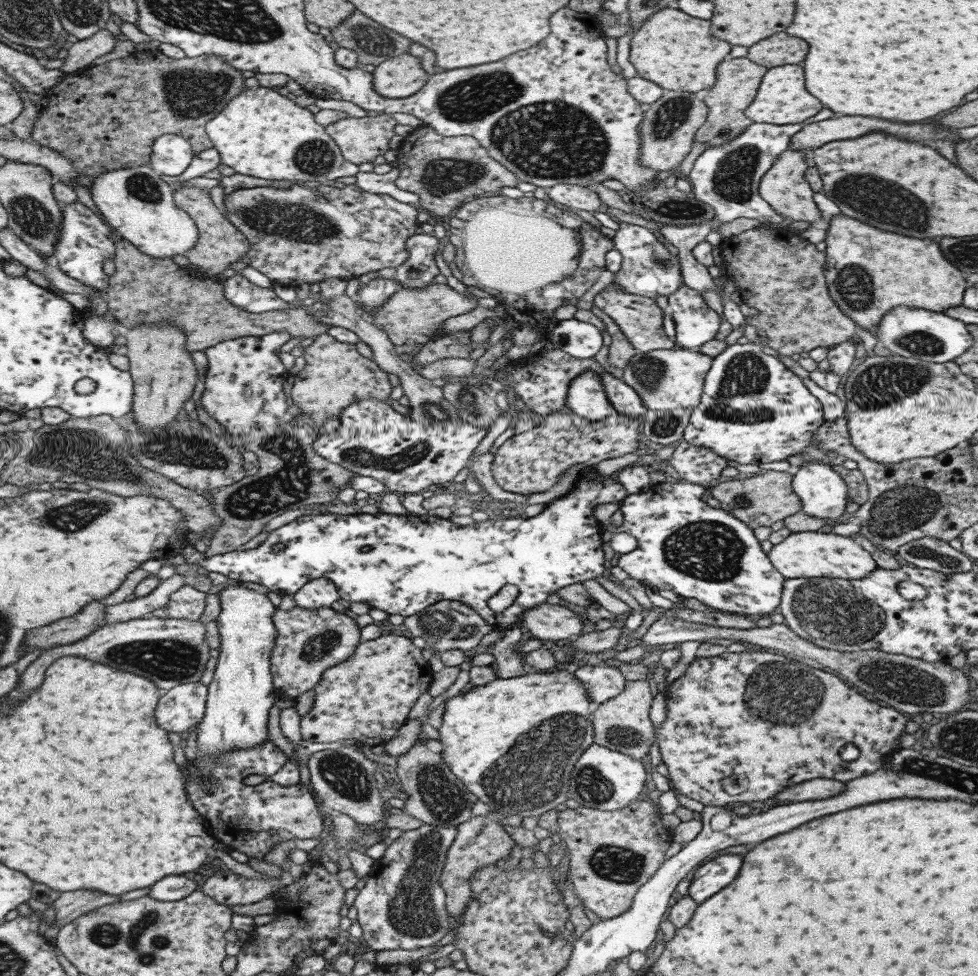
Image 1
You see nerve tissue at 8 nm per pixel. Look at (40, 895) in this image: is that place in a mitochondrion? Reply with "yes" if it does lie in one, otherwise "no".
no

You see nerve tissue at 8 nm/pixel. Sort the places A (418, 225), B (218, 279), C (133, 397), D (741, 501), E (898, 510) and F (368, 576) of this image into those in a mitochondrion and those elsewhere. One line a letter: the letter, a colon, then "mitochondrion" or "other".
A: other
B: other
C: other
D: mitochondrion
E: mitochondrion
F: other

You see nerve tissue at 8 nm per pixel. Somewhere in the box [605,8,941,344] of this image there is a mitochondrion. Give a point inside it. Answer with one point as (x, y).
(875, 199)

